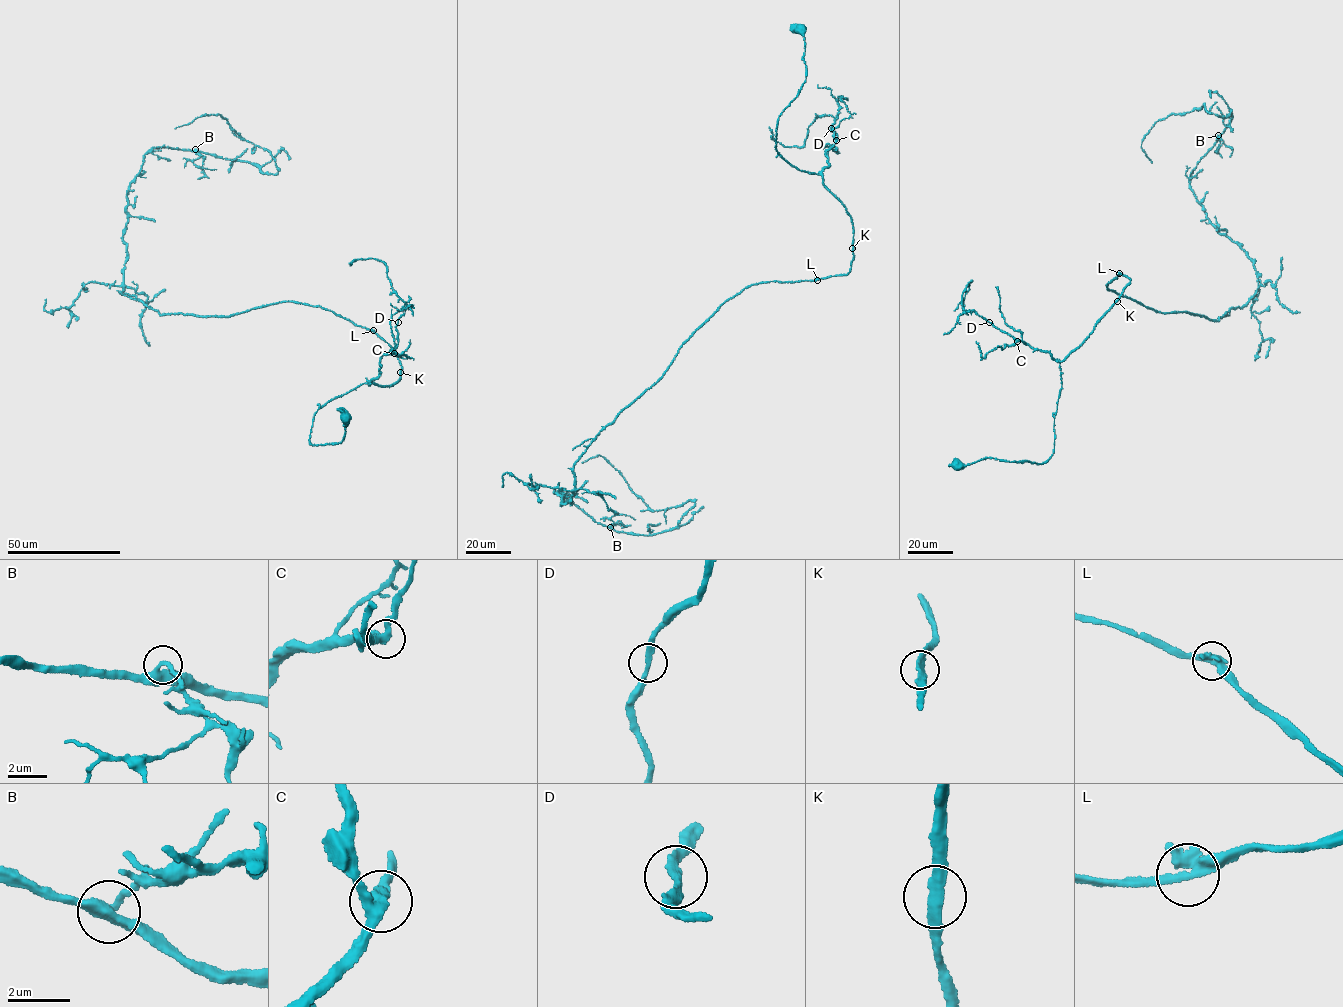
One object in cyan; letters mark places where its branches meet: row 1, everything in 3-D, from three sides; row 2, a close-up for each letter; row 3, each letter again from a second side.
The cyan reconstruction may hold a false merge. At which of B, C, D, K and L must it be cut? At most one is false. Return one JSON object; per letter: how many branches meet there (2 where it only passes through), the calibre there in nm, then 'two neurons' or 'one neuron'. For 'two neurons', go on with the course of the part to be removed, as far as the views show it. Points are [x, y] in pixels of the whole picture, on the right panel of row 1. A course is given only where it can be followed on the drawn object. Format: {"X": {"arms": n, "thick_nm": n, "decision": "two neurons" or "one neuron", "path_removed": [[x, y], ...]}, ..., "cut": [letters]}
{"B": {"arms": 3, "thick_nm": 240, "decision": "one neuron"}, "C": {"arms": 3, "thick_nm": 280, "decision": "one neuron"}, "D": {"arms": 2, "thick_nm": 260, "decision": "one neuron"}, "K": {"arms": 2, "thick_nm": 300, "decision": "one neuron"}, "L": {"arms": 3, "thick_nm": 320, "decision": "one neuron"}, "cut": []}

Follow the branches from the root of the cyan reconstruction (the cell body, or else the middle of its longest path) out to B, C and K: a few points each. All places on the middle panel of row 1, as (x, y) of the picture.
B: (801, 29), (775, 148), (841, 202), (850, 271), (747, 286), (602, 430), (571, 502), (554, 493), (610, 527)
C: (801, 29), (806, 79), (779, 117), (775, 150), (798, 169), (819, 174), (829, 166), (826, 150), (836, 140)
K: (801, 29), (806, 79), (779, 117), (775, 148), (798, 169), (821, 175), (850, 217), (853, 248)

